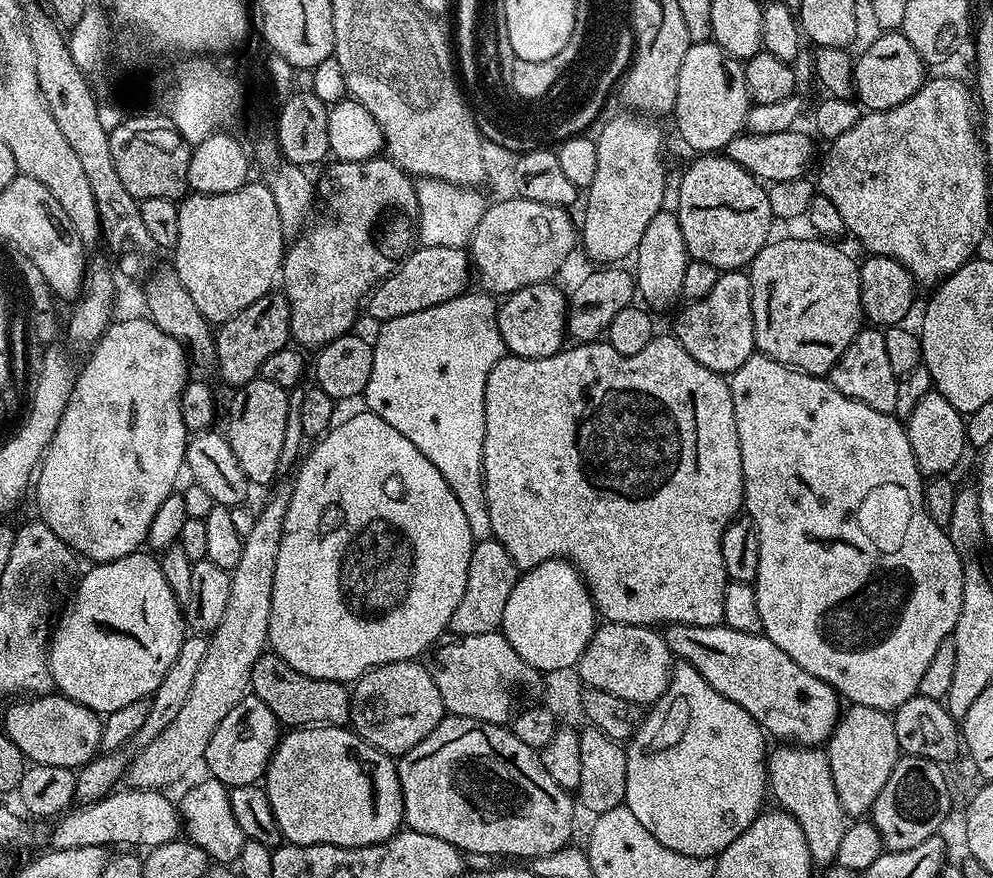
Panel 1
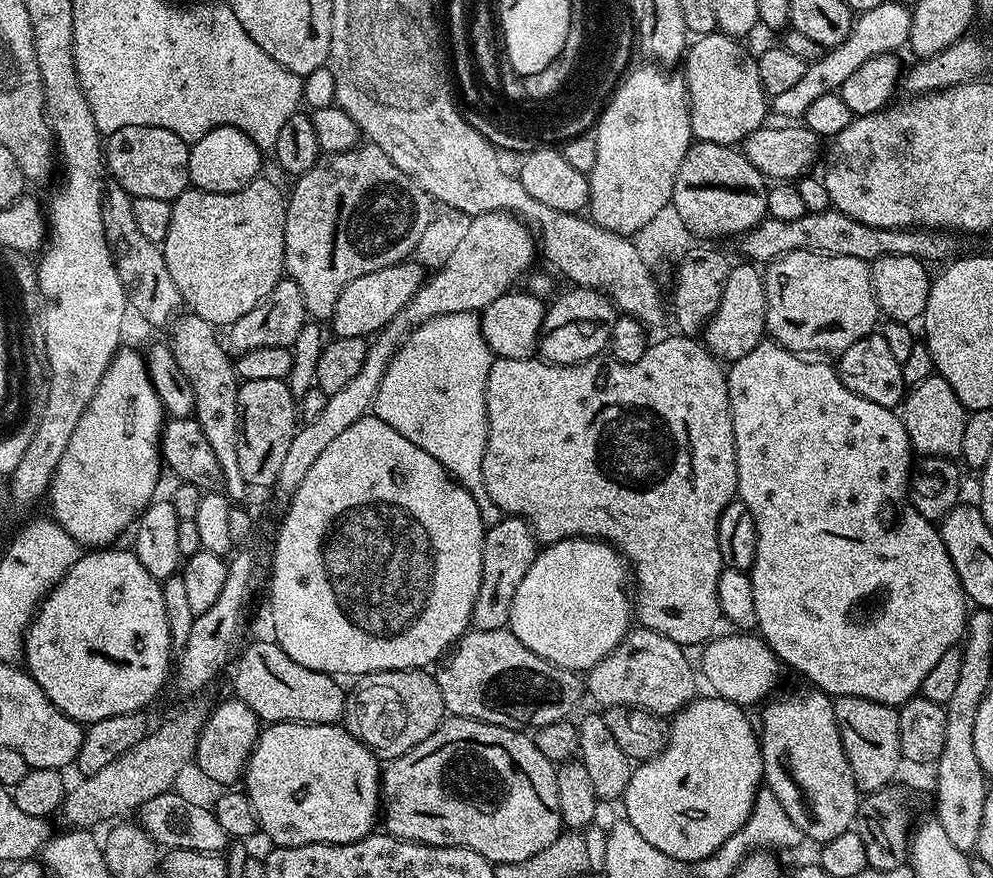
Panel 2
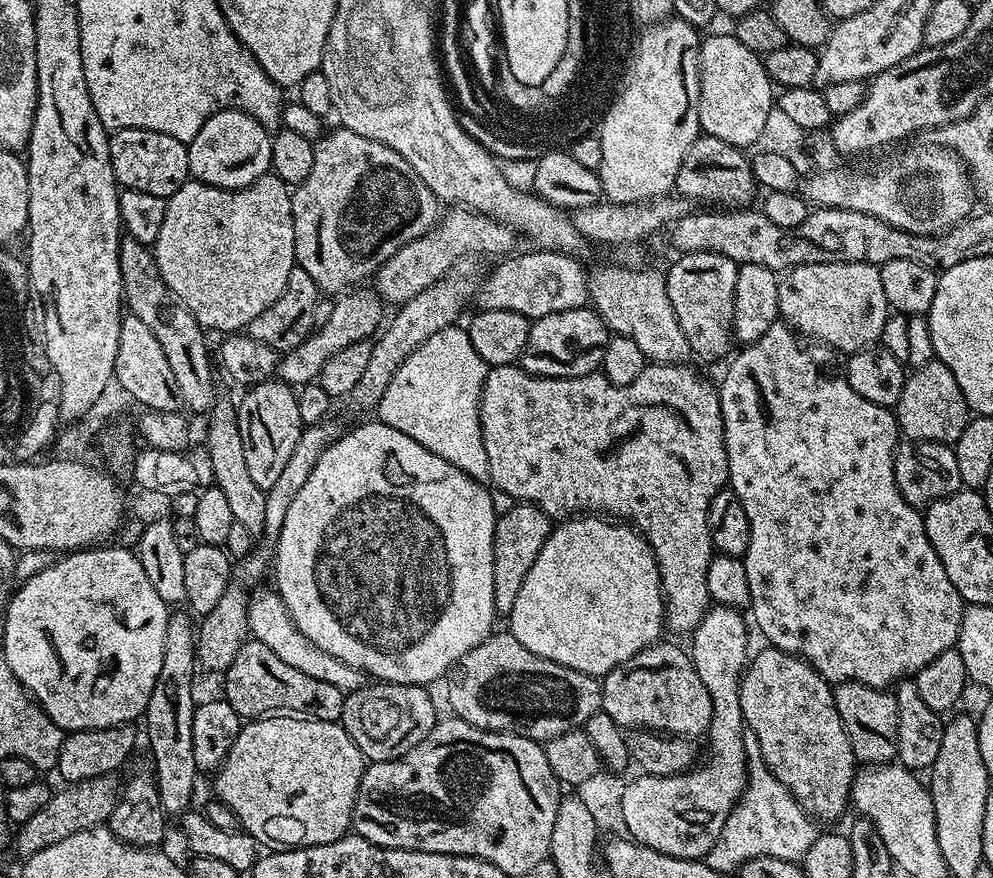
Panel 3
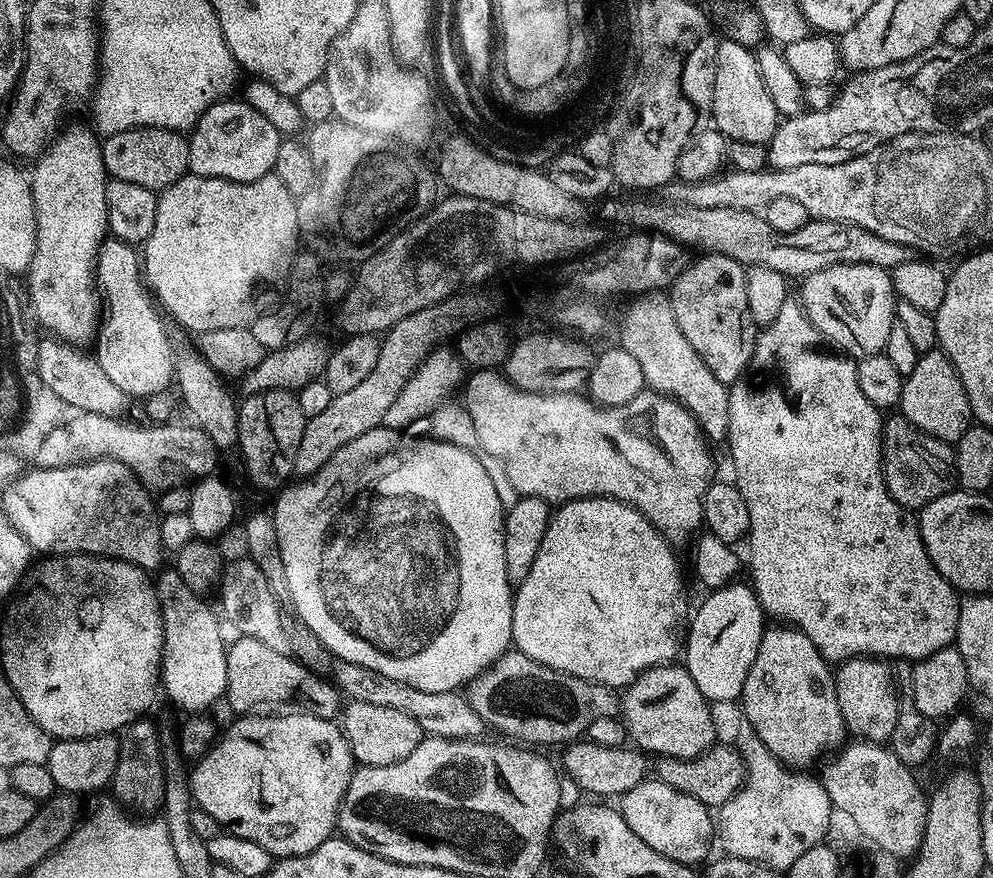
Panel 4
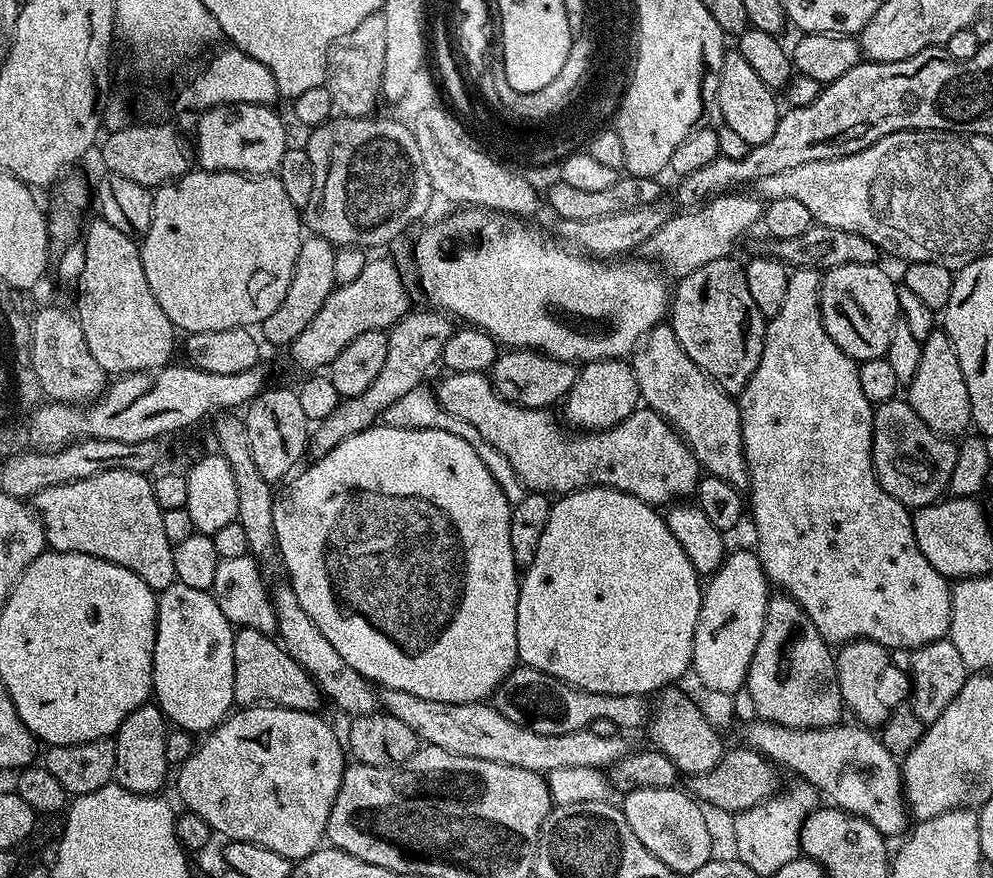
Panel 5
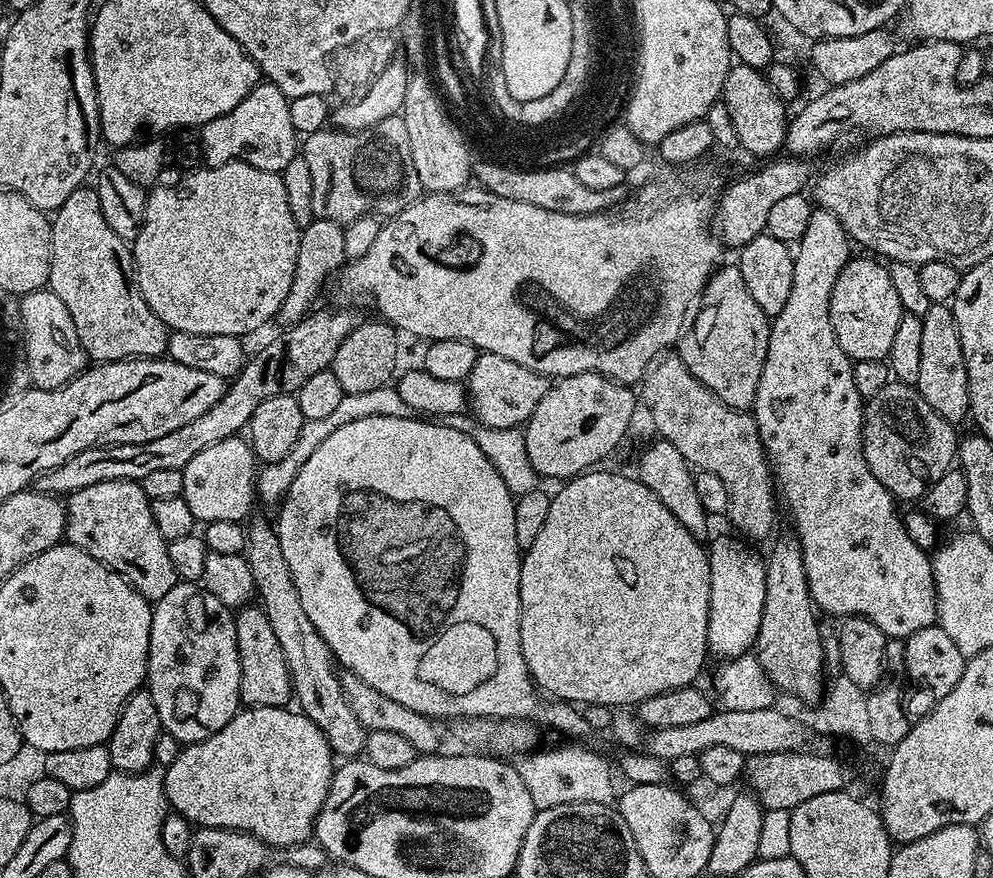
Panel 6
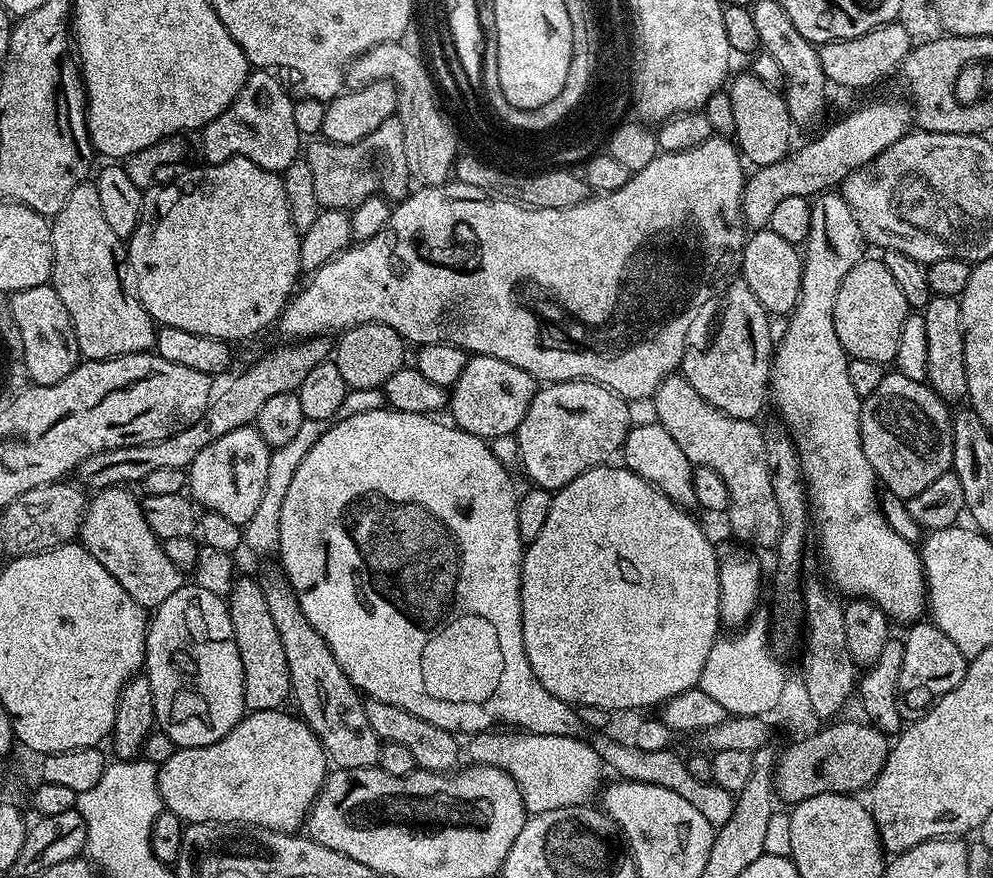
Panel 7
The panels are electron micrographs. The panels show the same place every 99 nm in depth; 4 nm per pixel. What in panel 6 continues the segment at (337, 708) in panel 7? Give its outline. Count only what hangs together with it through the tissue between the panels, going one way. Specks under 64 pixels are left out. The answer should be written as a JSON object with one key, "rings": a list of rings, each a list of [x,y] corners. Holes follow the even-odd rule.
{"rings":[[[254,520],[246,528],[246,555],[250,574],[254,574],[259,607],[264,609],[266,618],[270,618],[270,626],[278,638],[278,646],[282,646],[282,654],[286,654],[286,666],[290,670],[295,703],[300,703],[297,704],[299,711],[308,716],[310,722],[318,726],[318,730],[322,730],[326,742],[337,757],[359,757],[364,751],[368,732],[362,722],[354,718],[354,710],[350,710],[346,694],[342,694],[337,661],[322,634],[314,630],[314,622],[310,622],[310,617],[306,615],[302,598],[298,598],[298,586],[294,586],[290,566],[286,566],[286,557],[282,555],[282,542],[278,542],[275,527],[269,521],[267,524],[264,520]]]}

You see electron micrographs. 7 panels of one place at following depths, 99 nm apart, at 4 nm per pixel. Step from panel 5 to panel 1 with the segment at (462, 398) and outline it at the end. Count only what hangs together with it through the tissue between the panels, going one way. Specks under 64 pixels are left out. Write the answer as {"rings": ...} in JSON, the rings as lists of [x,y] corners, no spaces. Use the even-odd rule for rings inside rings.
{"rings":[[[657,334],[652,337],[650,346],[645,346],[639,354],[618,354],[614,346],[606,342],[576,342],[563,350],[554,353],[550,358],[522,358],[505,354],[500,361],[490,370],[490,378],[486,378],[486,398],[484,399],[484,413],[486,414],[486,426],[484,427],[484,493],[486,494],[486,506],[490,506],[490,526],[492,536],[502,546],[506,546],[506,552],[516,563],[517,569],[527,570],[538,566],[547,560],[567,560],[577,568],[592,594],[592,602],[596,606],[597,613],[609,624],[642,624],[645,626],[667,626],[669,624],[689,624],[690,626],[706,626],[715,628],[723,621],[722,600],[726,598],[726,586],[730,583],[726,574],[726,562],[722,562],[722,534],[729,528],[733,520],[741,515],[744,507],[744,479],[742,478],[742,450],[738,442],[738,430],[734,418],[734,402],[732,401],[732,389],[729,381],[721,373],[702,366],[676,340],[675,335]]]}

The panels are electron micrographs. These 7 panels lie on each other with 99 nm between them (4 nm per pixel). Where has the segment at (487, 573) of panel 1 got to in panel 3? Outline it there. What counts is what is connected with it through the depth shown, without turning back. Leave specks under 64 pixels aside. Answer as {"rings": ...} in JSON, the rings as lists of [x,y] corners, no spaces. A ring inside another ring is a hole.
{"rings":[[[517,502],[514,510],[497,516],[494,530],[494,602],[497,613],[506,614],[514,610],[518,590],[522,590],[522,582],[526,582],[526,574],[530,574],[530,566],[534,566],[534,558],[538,558],[538,550],[546,546],[546,538],[553,527],[553,517],[536,504]]]}

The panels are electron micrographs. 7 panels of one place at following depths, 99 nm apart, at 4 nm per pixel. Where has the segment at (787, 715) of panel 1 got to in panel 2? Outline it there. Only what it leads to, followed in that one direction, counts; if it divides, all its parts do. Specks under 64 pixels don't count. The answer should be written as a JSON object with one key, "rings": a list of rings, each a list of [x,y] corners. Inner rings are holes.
{"rings":[[[717,635],[703,645],[704,653],[700,656],[700,664],[698,660],[699,675],[702,677],[703,683],[705,680],[712,687],[709,689],[723,700],[741,706],[756,703],[759,705],[773,695],[772,687],[780,680],[782,662],[759,635],[732,635],[736,636]]]}

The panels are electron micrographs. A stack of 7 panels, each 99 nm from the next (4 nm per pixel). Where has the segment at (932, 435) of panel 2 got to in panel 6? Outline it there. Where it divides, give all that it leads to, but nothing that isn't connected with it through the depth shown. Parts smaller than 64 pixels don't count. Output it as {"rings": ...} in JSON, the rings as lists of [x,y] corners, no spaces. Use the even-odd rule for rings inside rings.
{"rings":[[[932,304],[922,317],[921,369],[914,387],[947,424],[959,425],[959,420],[969,415],[968,375],[958,326],[948,304]]]}

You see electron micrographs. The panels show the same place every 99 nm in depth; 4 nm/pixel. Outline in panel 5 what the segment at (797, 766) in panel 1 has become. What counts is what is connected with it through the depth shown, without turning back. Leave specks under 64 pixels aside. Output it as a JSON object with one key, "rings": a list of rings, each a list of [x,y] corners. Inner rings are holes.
{"rings":[[[787,594],[768,598],[765,626],[753,660],[749,664],[746,690],[754,698],[757,717],[778,726],[791,728],[835,728],[845,711],[838,690],[836,657],[827,640],[823,640],[806,610]]]}

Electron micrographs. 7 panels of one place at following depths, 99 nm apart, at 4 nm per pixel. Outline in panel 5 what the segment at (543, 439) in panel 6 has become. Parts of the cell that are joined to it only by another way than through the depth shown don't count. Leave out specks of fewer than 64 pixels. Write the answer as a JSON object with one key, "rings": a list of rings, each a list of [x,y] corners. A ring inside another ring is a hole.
{"rings":[[[627,359],[590,360],[577,371],[574,386],[562,401],[565,416],[563,419],[568,419],[573,424],[571,427],[576,430],[613,428],[635,412],[640,403],[636,375]]]}

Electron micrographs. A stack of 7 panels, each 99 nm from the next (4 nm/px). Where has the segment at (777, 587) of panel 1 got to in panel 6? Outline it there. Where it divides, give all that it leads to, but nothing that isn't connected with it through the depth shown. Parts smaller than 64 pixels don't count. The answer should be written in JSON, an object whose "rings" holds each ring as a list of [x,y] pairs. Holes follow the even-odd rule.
{"rings":[[[819,206],[813,207],[810,214],[810,226],[806,226],[806,234],[795,245],[792,261],[794,262],[794,282],[790,286],[790,298],[786,302],[782,314],[778,314],[771,321],[768,330],[768,349],[766,350],[766,362],[762,366],[762,378],[758,382],[758,394],[751,406],[751,413],[756,417],[758,434],[762,438],[764,452],[768,455],[772,470],[775,491],[782,501],[782,508],[788,511],[788,516],[792,519],[794,535],[802,550],[802,562],[806,568],[806,582],[810,586],[812,603],[816,605],[821,613],[828,616],[840,616],[839,618],[849,618],[852,616],[865,616],[882,630],[884,635],[889,638],[907,638],[918,630],[926,630],[937,623],[938,613],[936,611],[936,583],[932,573],[932,561],[929,553],[910,538],[906,530],[901,513],[896,513],[897,501],[888,493],[886,486],[874,478],[870,466],[864,457],[864,405],[866,403],[863,396],[858,394],[858,386],[854,386],[854,361],[838,346],[838,338],[834,334],[834,326],[830,322],[830,294],[834,290],[834,282],[838,282],[838,274],[848,264],[853,255],[853,241],[848,235],[848,231],[830,214],[830,210]]]}

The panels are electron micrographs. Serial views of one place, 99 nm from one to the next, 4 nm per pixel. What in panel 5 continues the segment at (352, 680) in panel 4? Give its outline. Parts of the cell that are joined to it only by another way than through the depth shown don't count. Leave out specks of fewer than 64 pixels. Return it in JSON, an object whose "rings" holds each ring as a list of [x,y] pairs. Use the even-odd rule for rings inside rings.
{"rings":[[[393,688],[383,689],[379,697],[383,711],[406,722],[406,726],[410,726],[424,744],[433,744],[466,758],[486,758],[486,762],[502,762],[506,766],[549,774],[572,767],[604,770],[617,764],[630,752],[623,735],[603,736],[594,734],[591,728],[574,730],[570,734],[534,734],[534,730],[526,730],[526,726],[518,726],[510,722],[510,718],[502,718],[502,714],[498,714],[495,706],[488,702],[434,702],[430,698],[418,698],[418,694],[406,694],[406,690]]]}

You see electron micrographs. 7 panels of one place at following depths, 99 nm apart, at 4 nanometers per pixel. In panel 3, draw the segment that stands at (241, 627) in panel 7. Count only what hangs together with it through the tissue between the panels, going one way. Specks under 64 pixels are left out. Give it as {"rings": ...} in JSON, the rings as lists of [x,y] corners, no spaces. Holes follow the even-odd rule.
{"rings":[[[249,639],[238,650],[234,662],[222,673],[224,680],[223,699],[241,718],[258,720],[265,716],[291,714],[309,720],[339,721],[344,705],[345,693],[338,686],[330,686],[330,682],[321,682],[319,678],[310,678],[294,670],[294,666],[282,662],[274,650],[262,646],[262,642]]]}

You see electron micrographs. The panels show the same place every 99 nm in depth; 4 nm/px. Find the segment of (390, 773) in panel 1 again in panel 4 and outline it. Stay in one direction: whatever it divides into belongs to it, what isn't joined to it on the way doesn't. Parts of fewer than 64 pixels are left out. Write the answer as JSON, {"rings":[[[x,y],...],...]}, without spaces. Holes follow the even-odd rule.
{"rings":[[[310,714],[241,716],[233,719],[233,721],[233,724],[225,732],[223,729],[222,735],[212,745],[212,749],[205,756],[195,761],[194,767],[191,769],[190,783],[195,807],[206,810],[206,814],[212,815],[213,818],[218,818],[221,829],[227,830],[231,835],[238,838],[250,838],[250,842],[258,842],[258,846],[262,846],[274,858],[310,854],[310,850],[318,850],[318,846],[322,846],[322,842],[333,839],[340,819],[340,803],[344,801],[344,795],[354,771],[352,751],[348,745],[348,740],[344,737],[343,727],[339,723],[314,718]]]}

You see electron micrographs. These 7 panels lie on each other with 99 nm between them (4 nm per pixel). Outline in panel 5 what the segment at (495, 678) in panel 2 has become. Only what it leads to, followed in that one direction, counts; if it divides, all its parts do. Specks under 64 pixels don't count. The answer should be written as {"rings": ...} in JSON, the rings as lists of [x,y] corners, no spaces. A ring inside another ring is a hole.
{"rings":[[[523,666],[513,668],[496,689],[494,706],[502,718],[510,718],[510,722],[534,730],[534,734],[570,734],[574,730],[591,728],[598,718],[607,718],[621,733],[629,734],[635,728],[643,729],[650,719],[648,696],[584,692],[542,670]]]}

